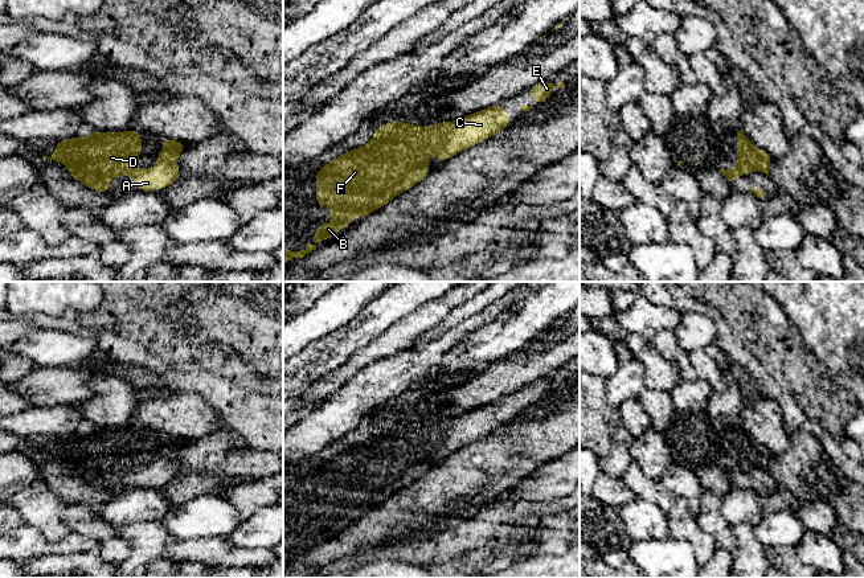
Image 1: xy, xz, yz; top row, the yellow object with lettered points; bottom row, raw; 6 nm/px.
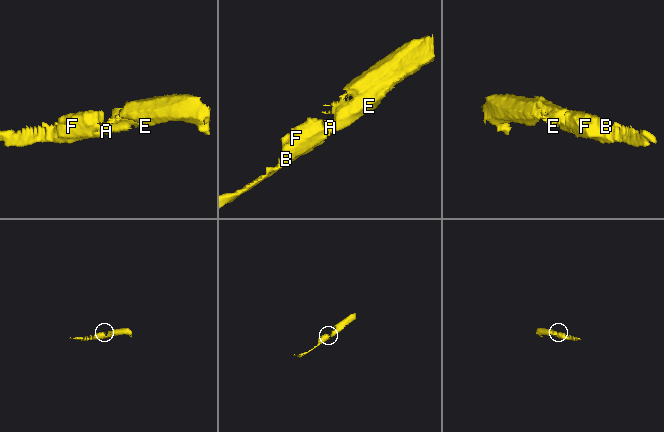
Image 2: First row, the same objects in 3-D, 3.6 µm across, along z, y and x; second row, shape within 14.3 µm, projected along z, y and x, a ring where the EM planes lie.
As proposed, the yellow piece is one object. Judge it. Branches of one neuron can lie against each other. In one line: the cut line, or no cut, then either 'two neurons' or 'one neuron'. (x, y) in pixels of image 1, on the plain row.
no cut | one neuron

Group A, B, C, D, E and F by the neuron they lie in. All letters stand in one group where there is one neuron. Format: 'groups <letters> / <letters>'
groups A B C D E F

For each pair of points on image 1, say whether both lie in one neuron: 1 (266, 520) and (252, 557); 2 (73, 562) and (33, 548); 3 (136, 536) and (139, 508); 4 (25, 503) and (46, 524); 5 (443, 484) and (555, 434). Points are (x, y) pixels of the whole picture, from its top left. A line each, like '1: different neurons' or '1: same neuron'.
1: different neurons
2: different neurons
3: different neurons
4: same neuron
5: same neuron

